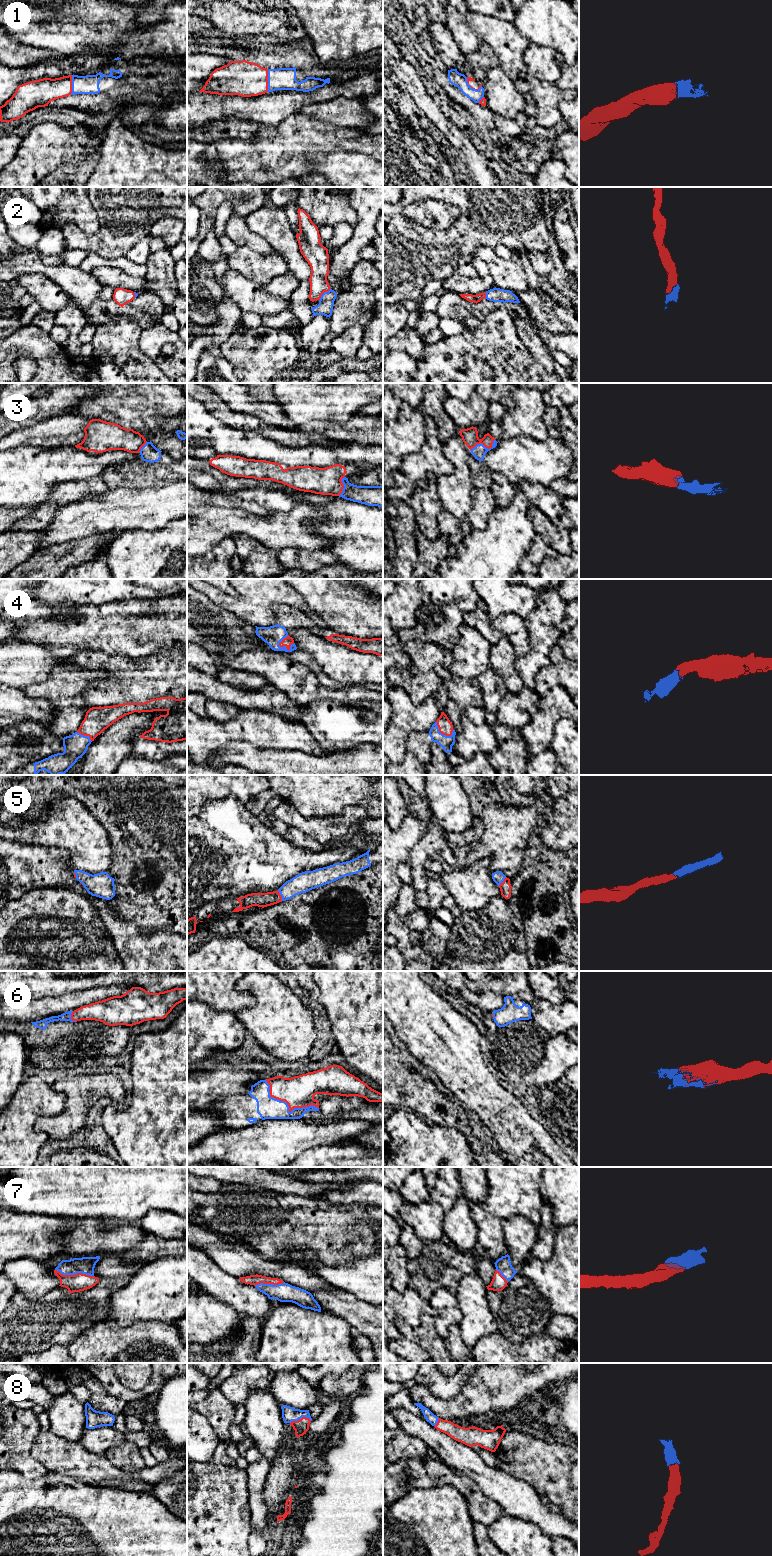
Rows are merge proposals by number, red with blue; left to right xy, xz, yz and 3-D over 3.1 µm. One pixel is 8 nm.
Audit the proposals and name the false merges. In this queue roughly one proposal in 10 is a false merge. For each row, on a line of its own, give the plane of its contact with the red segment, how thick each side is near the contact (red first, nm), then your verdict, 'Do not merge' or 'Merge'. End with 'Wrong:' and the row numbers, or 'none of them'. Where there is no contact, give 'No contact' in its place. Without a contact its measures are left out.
1: Touches red in xz. Thickness 280 nm (red) against 180 nm. Merge
2: Touches red in xz. Thickness 160 nm (red) against 130 nm. Merge
3: Touches red in yz. Thickness 130 nm (red) against 110 nm. Merge
4: Touches red in xz. Thickness 70 nm (red) against 160 nm. Merge
5: Touches red in xz. Thickness 110 nm (red) against 160 nm. Merge
6: Touches red in xz. Thickness 260 nm (red) against 180 nm. Merge
7: Touches red in xy. Thickness 140 nm (red) against 140 nm. Merge
8: Touches red in xz. Thickness 120 nm (red) against 120 nm. Merge
Wrong: none of them

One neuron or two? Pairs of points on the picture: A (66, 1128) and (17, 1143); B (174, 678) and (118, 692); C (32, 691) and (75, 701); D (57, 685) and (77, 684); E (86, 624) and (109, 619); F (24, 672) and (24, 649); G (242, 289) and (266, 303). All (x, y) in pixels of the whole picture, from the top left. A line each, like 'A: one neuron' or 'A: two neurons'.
A: two neurons
B: one neuron
C: one neuron
D: one neuron
E: one neuron
F: one neuron
G: one neuron

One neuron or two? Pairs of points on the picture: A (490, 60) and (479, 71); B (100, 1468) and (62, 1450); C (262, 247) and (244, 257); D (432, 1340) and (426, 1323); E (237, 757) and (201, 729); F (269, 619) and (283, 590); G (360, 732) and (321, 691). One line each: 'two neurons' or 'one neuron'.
A: one neuron
B: one neuron
C: two neurons
D: one neuron
E: two neurons
F: one neuron
G: two neurons

